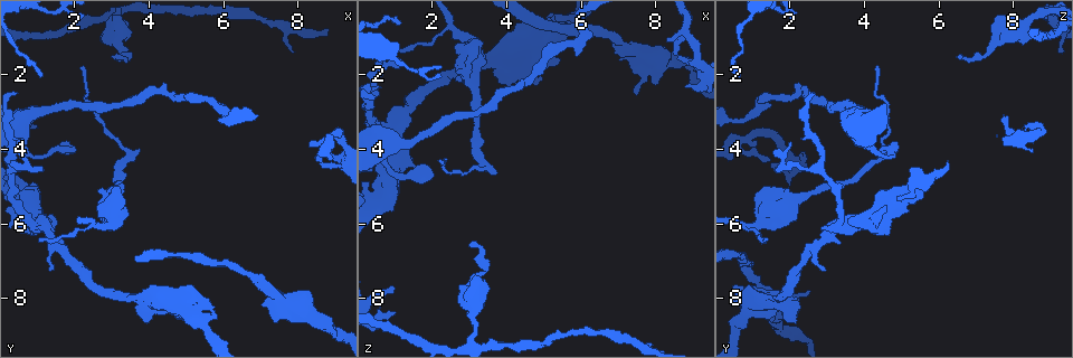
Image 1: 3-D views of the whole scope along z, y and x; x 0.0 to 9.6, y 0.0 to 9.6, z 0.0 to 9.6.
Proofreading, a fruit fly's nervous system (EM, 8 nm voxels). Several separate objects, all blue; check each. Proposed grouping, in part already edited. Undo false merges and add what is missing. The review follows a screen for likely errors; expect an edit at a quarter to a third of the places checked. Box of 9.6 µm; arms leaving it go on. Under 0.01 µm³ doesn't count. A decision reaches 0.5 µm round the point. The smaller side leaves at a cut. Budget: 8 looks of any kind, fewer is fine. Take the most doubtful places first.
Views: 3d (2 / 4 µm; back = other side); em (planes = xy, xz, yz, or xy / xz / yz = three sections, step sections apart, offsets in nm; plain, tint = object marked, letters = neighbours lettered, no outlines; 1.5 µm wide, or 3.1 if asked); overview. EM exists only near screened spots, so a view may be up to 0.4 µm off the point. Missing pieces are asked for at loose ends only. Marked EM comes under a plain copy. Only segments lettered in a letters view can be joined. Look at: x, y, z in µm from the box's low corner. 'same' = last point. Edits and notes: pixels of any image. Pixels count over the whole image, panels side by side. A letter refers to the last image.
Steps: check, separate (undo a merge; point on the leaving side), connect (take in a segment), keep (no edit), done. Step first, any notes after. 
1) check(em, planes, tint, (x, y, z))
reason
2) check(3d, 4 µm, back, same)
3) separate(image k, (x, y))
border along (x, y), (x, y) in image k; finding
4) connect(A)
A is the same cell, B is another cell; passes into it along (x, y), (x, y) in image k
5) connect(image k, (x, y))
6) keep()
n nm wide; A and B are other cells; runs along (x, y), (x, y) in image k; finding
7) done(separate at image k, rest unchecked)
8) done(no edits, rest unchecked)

check(3d, 2 µm, back, (3.90, 8.70, 2.15))
branch stops here

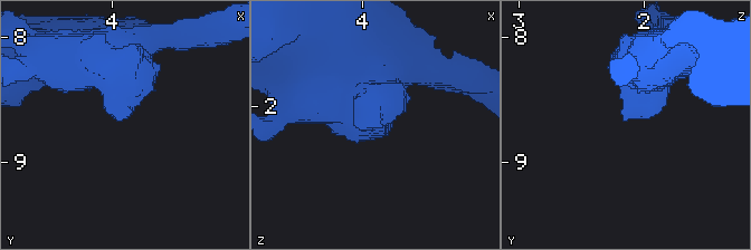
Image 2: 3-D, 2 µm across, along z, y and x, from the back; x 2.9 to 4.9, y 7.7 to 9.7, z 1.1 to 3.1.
check(em, planes, letters, (3.90, 8.66, 2.14))

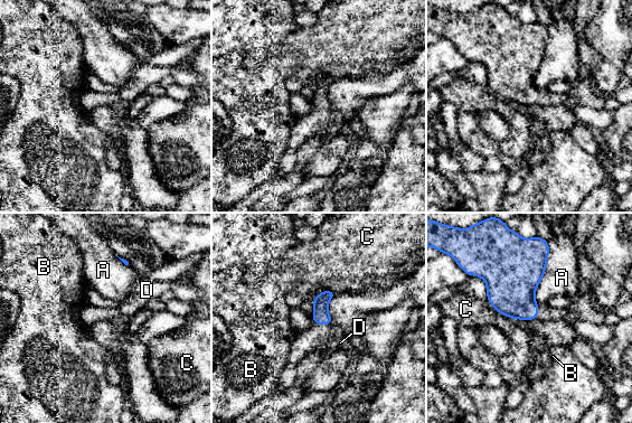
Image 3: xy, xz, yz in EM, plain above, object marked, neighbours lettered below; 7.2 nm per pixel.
keep()
A, B, C and D are other cells; border along (548, 244), (536, 302) in image 3; none of them fits

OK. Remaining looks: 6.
check(3d, 4 µm, (2.05, 4.00, 4.70))

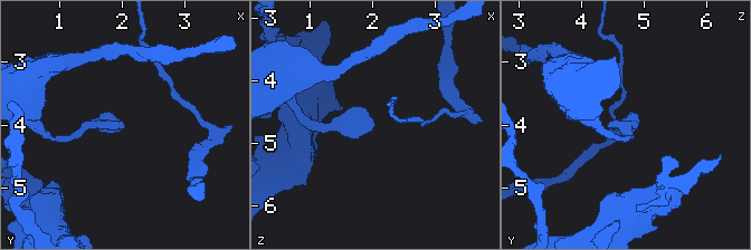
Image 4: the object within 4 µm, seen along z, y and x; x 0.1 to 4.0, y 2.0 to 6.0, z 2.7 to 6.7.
check(em, planes, letters, (2.00, 4.00, 4.60))

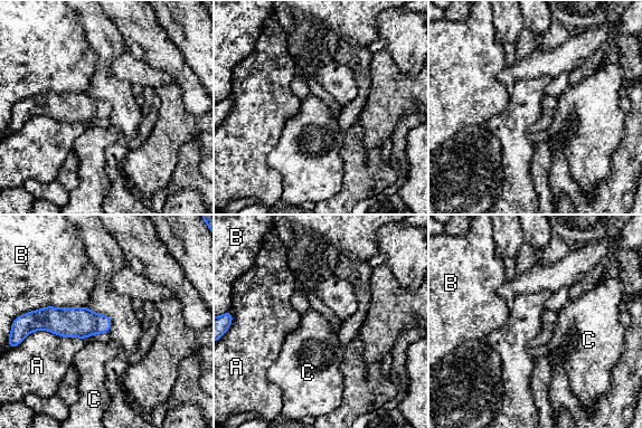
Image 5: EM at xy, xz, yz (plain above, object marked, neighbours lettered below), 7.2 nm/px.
keep()
A, B and C are other cells; border along (87, 306), (44, 306), (30, 312) in image 5; no lettered segment goes on from it

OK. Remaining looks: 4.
check(em, planes, tint, (8.85, 3.75, 0.55))
sharp bend

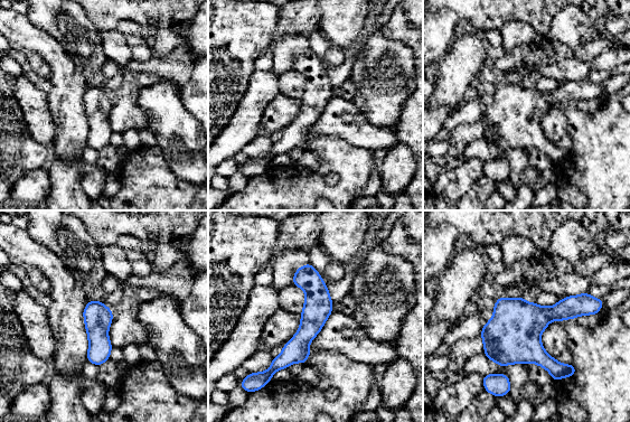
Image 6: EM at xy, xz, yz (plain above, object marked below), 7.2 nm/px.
check(em, planes, letters, same)

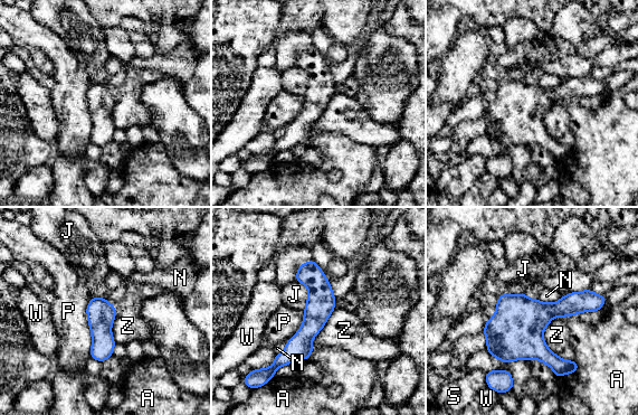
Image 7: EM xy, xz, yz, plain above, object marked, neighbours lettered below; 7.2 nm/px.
keep()
A, J, N, P, S, W and Z are other cells; continuous, no second neuron

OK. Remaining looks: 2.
done(no edits, rest unchecked)

